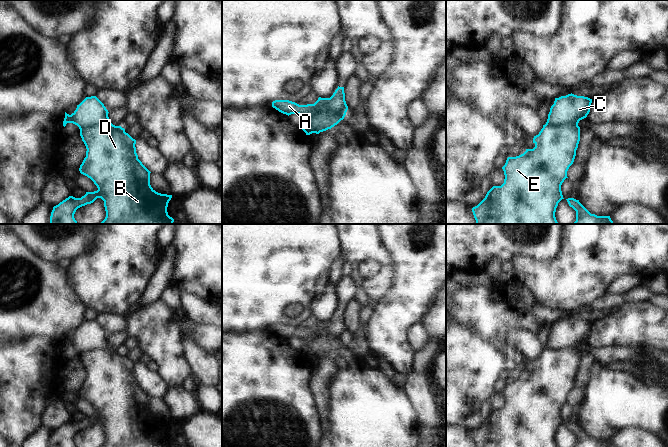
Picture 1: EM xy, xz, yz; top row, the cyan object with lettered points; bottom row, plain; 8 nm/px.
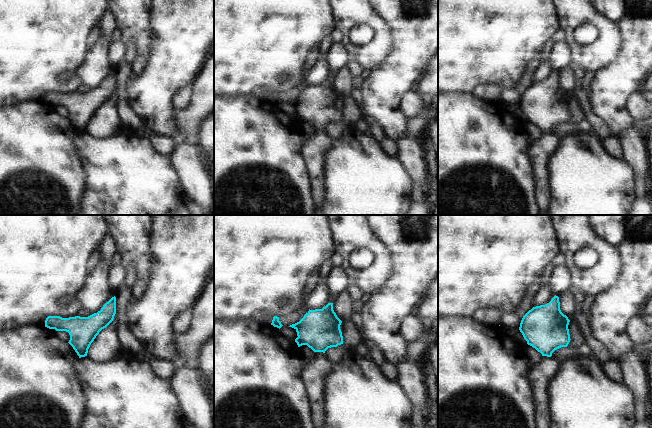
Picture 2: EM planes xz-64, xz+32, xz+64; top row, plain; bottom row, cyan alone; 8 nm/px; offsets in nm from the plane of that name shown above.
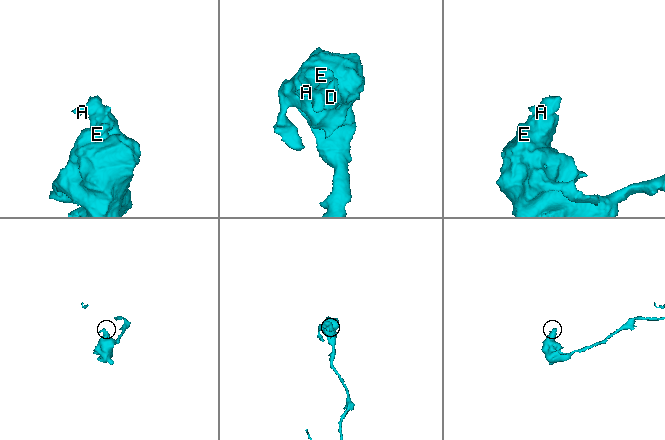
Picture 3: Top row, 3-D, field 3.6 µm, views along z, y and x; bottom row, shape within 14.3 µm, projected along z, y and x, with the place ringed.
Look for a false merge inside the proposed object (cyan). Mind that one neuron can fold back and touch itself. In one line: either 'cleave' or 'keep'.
cleave

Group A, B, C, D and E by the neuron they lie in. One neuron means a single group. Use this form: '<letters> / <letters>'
A C / B D E

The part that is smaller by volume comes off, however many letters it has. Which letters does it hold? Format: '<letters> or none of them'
A, C

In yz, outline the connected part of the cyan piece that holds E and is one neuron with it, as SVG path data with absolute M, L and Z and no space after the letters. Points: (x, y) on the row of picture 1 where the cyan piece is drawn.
M569 124L565 126L543 125L538 135L534 136L533 149L516 157L508 157L502 167L505 175L501 186L493 186L485 198L472 208L476 224L559 224L555 217L558 203L564 199L561 185L567 177L567 171L573 164L580 141L580 127Z

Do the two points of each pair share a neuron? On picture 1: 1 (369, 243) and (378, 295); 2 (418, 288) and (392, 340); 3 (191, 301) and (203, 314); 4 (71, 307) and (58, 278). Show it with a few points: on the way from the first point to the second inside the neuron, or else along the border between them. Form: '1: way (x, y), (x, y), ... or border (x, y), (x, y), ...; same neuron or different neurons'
1: way (382, 256), (384, 258), (383, 282); same neuron
2: way (409, 301), (393, 317), (392, 327); same neuron
3: way (193, 304), (200, 311); same neuron
4: way (64, 300), (58, 294), (58, 285); same neuron

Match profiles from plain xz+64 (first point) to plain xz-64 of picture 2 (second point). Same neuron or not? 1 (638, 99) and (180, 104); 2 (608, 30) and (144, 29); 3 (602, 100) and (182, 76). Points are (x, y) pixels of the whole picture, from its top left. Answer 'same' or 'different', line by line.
1: same
2: same
3: same

